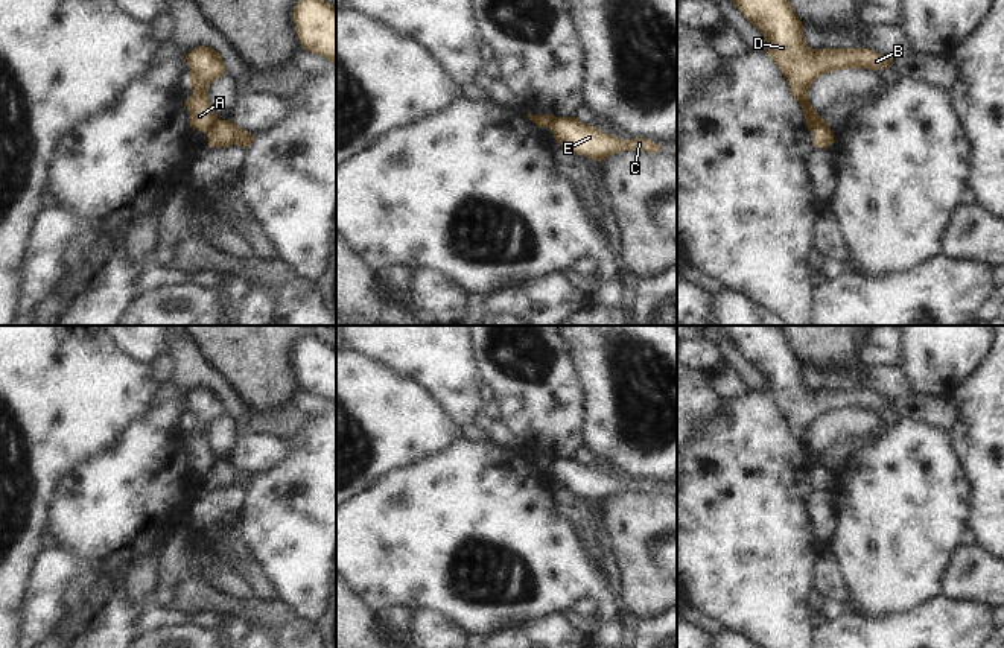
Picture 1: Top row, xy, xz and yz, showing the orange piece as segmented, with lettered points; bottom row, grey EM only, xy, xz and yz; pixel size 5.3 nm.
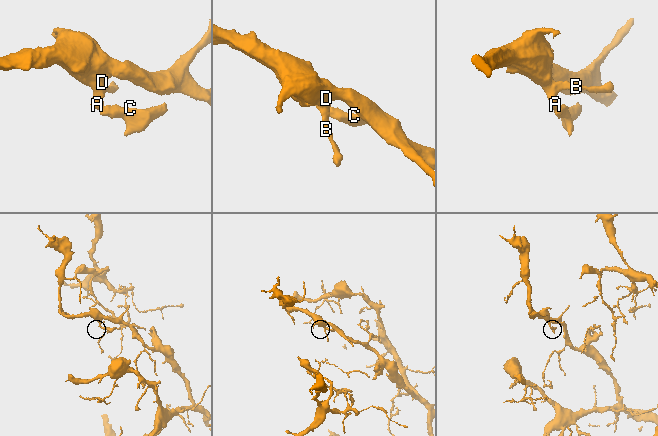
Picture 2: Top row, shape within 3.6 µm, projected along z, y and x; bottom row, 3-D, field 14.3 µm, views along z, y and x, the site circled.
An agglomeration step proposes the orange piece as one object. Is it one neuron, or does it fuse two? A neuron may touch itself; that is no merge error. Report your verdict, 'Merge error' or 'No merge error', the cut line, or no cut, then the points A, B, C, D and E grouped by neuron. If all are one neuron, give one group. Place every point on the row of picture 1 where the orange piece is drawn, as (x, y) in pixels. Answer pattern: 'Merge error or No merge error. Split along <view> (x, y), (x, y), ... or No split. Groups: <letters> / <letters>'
Merge error. Split along xy (219, 120), (206, 133). Groups: A B D / C E

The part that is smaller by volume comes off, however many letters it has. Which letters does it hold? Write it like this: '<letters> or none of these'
C, E

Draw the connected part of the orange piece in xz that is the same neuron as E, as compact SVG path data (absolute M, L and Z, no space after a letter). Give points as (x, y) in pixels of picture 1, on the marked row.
M557 117L549 129L557 143L593 161L602 161L622 151L662 152L660 146L653 140L639 137L622 140L602 129L581 123L575 117Z

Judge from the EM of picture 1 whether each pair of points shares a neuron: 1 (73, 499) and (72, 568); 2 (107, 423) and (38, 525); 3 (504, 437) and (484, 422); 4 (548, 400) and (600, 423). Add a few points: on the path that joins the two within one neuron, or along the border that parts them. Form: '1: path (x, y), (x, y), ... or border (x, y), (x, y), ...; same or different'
1: border (52, 543), (75, 551), (88, 565), (88, 577); different
2: path (79, 443), (38, 484), (38, 498); same
3: path (499, 432), (489, 425); same
4: border (581, 382), (586, 390), (587, 444); different

